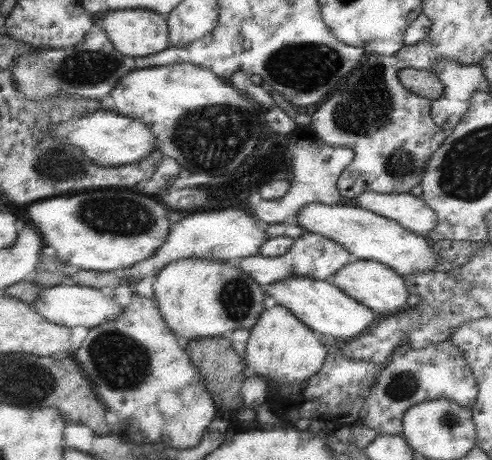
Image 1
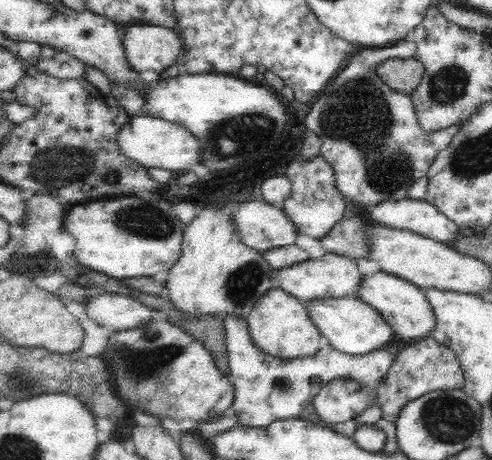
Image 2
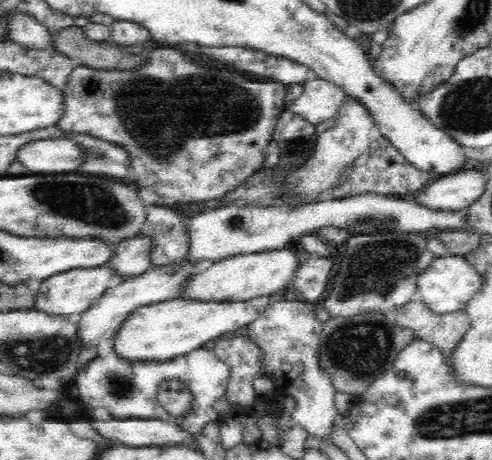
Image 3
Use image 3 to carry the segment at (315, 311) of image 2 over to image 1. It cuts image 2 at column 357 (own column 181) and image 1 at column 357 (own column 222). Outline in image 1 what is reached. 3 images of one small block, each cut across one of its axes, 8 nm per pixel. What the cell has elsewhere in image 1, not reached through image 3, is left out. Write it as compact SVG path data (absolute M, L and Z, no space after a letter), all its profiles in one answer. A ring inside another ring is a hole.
M305 276L283 278L269 286L269 296L283 308L287 308L297 320L307 324L315 334L323 338L333 338L339 342L347 342L363 336L363 332L377 320L371 308L365 308L361 302L353 300L345 292L341 292L329 280L311 280Z

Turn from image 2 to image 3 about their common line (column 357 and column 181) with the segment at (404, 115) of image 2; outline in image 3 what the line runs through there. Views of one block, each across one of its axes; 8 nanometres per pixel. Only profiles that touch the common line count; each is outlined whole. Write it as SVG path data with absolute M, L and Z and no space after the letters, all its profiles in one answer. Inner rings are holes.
M160 48L156 52L148 54L150 60L148 64L144 64L138 70L124 70L124 72L102 72L102 70L94 70L94 68L84 68L84 66L76 66L70 72L70 80L66 84L66 88L62 90L64 96L64 110L62 116L58 120L58 128L64 132L92 132L96 138L104 138L110 142L118 142L118 146L122 144L126 148L126 152L130 152L130 162L132 162L132 170L134 170L134 180L130 180L130 184L138 186L138 190L152 190L156 196L166 198L170 202L204 202L204 200L218 200L222 196L226 196L228 192L234 192L236 186L244 184L246 180L250 180L250 176L254 176L256 172L266 170L266 148L270 146L270 142L274 142L274 130L276 124L280 120L280 116L286 112L284 106L284 96L286 96L286 86L284 84L276 84L276 82L256 82L254 78L248 78L246 74L222 64L222 62L206 62L206 60L198 60L192 58L190 54L182 54L174 48Z

